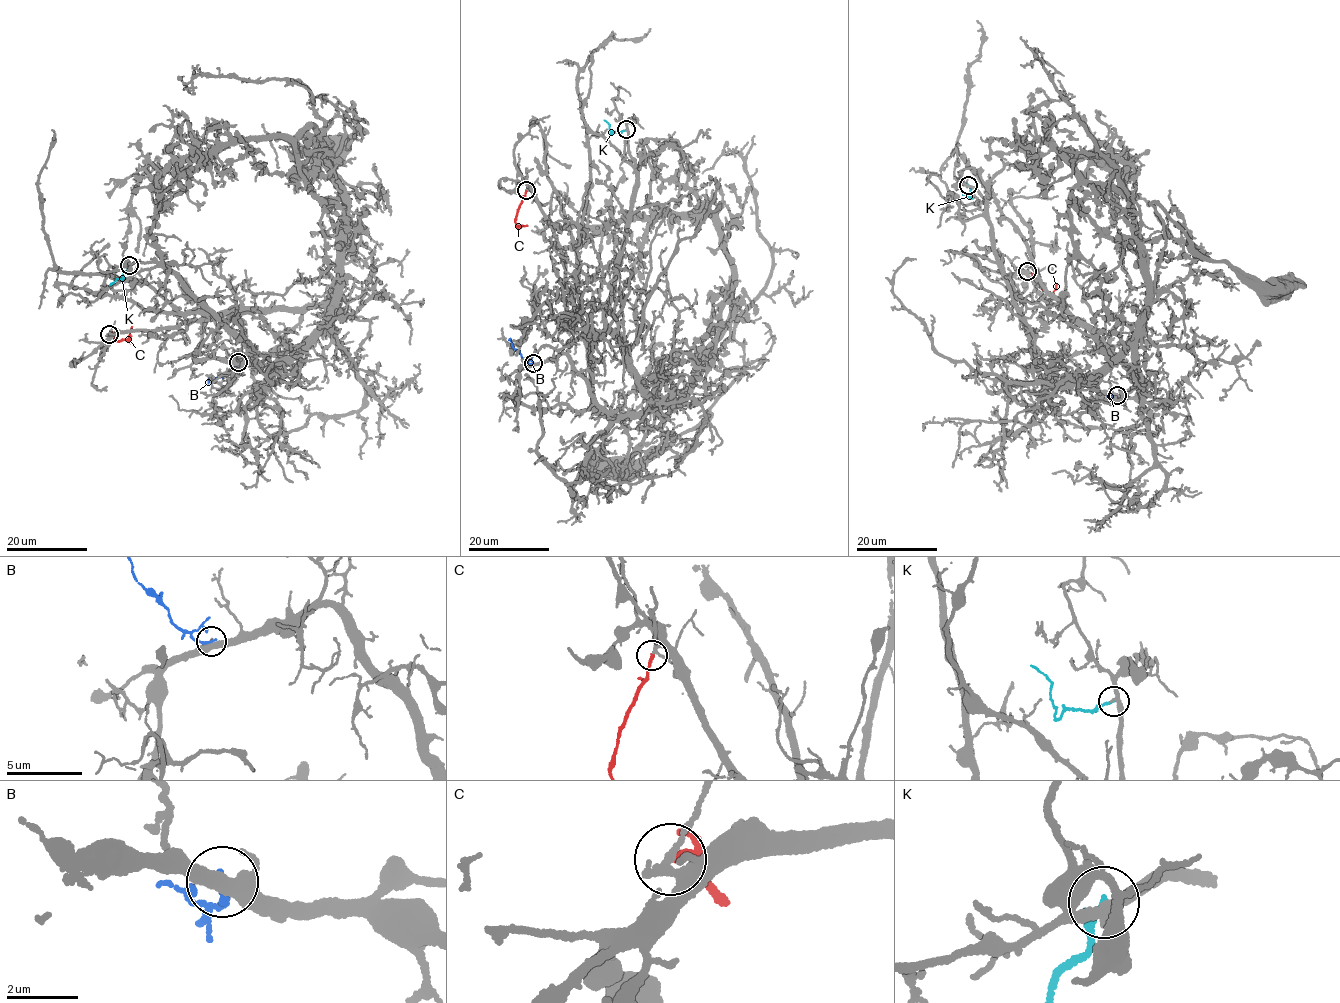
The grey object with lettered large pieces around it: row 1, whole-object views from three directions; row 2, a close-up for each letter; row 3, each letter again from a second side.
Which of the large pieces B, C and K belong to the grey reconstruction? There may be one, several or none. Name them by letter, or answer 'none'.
C

